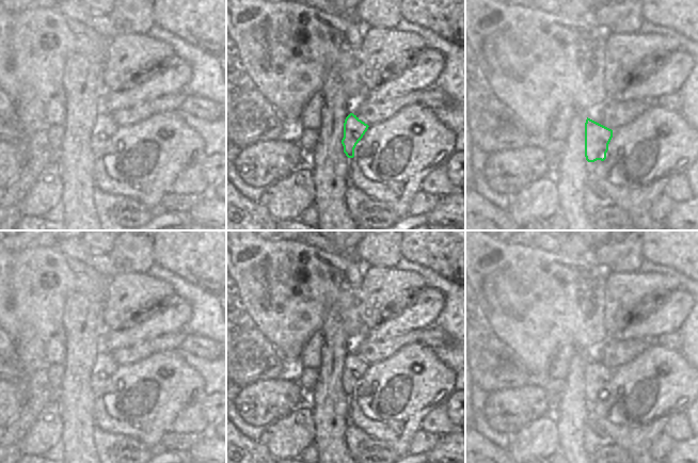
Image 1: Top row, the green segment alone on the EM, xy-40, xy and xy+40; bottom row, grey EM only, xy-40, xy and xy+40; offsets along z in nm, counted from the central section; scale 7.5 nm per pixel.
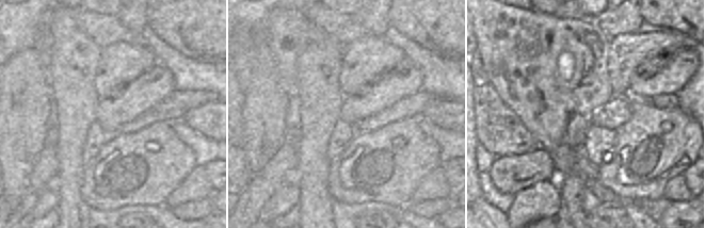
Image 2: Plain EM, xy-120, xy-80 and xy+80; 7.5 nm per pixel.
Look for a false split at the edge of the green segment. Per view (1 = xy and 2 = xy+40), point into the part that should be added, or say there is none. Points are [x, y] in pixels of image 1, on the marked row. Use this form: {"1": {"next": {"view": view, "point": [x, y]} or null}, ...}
{"1": {"next": null}, "2": {"next": null}}

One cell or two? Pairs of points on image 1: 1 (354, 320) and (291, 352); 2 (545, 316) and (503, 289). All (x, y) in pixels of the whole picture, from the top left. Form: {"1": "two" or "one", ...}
{"1": "one", "2": "one"}

